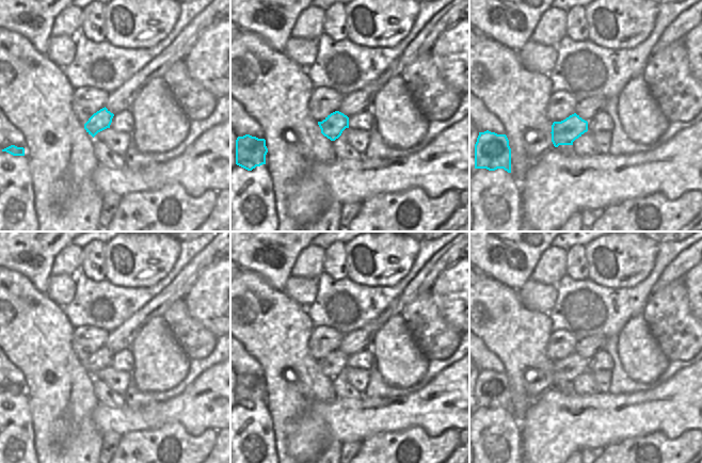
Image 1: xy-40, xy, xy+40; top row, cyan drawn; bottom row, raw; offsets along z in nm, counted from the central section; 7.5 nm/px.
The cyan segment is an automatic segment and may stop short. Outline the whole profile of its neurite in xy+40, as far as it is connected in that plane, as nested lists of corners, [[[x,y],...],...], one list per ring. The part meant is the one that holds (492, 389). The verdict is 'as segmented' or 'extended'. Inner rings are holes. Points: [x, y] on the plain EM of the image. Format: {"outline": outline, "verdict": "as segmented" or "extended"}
{"outline": [[[489,369],[479,371],[475,383],[475,408],[504,408],[511,412],[511,387],[506,373]]], "verdict": "as segmented"}

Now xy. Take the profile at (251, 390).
{"outline": [[[245,373],[236,379],[236,403],[248,410],[266,403],[267,392],[265,378]]], "verdict": "as segmented"}

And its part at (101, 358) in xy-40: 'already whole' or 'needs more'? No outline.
already whole

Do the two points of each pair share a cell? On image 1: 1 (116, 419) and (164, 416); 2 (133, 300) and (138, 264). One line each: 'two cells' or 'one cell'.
1: one cell
2: two cells

